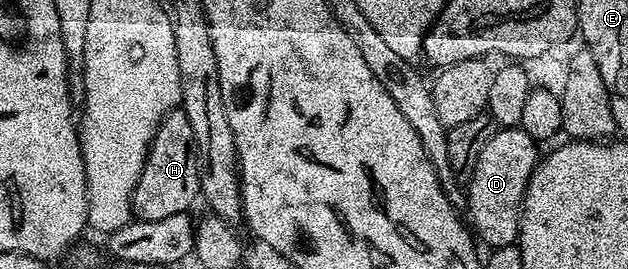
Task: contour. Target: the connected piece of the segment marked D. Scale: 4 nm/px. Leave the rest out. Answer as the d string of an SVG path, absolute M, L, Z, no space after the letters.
M499 128L493 134L493 138L489 138L489 143L486 144L481 149L481 155L477 157L477 166L473 166L473 174L470 180L466 181L465 184L465 216L469 221L470 227L473 229L474 235L487 243L486 247L488 249L500 248L501 246L509 246L510 244L515 244L519 238L519 218L523 214L523 199L527 193L527 187L529 186L529 178L533 174L533 170L539 164L541 159L541 151L539 152L540 145L535 141L529 133L523 128Z

